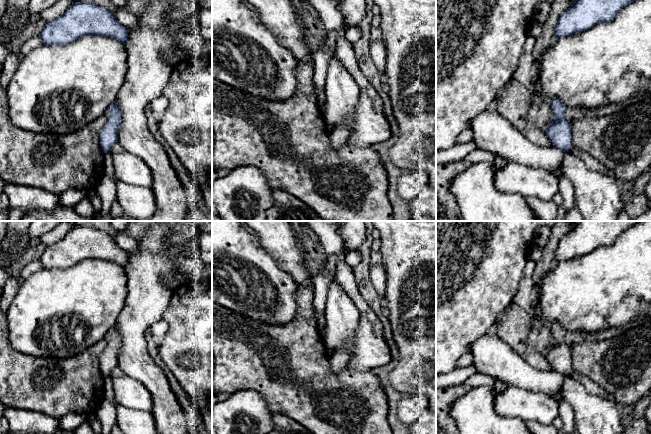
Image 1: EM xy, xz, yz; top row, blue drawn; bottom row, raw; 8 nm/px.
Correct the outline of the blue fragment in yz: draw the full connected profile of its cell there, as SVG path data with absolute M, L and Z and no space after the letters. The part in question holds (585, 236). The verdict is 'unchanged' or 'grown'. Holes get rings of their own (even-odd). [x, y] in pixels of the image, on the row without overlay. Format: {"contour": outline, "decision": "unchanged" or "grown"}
{"contour": "M577 221L555 250L556 263L588 254L598 247L612 245L626 229L640 221Z", "decision": "unchanged"}

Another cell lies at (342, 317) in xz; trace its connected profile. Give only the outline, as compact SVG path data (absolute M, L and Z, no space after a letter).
M335 277L329 282L328 297L325 306L326 334L325 345L328 349L344 350L348 355L354 350L355 338L359 326L360 313L348 296L348 294L337 284Z

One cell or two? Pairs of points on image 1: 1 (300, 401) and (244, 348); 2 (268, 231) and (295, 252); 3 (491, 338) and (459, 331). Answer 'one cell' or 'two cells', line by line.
1: one cell
2: one cell
3: two cells

